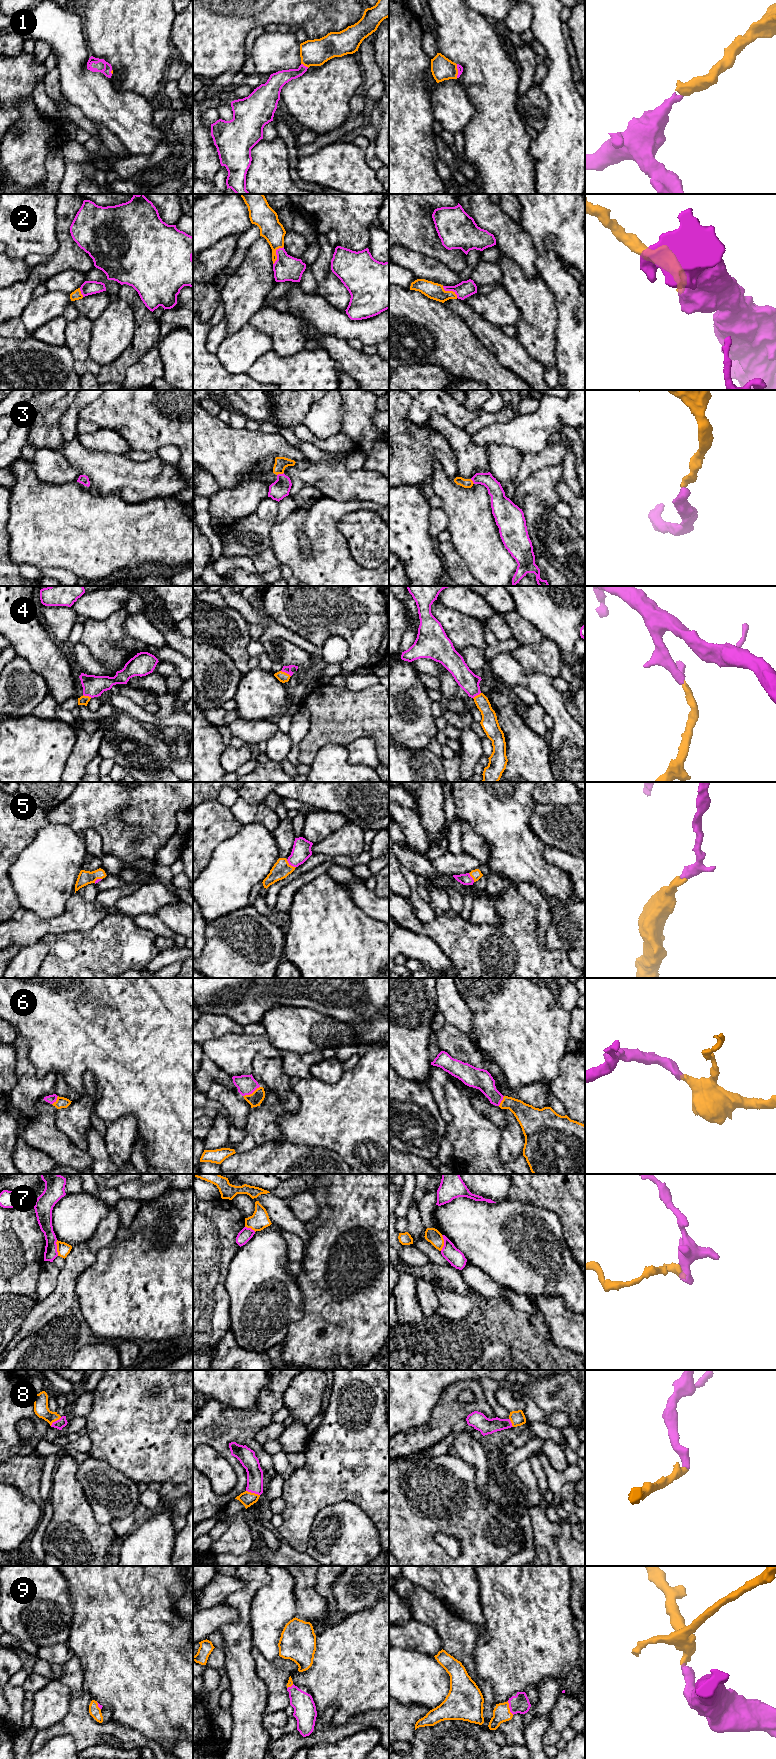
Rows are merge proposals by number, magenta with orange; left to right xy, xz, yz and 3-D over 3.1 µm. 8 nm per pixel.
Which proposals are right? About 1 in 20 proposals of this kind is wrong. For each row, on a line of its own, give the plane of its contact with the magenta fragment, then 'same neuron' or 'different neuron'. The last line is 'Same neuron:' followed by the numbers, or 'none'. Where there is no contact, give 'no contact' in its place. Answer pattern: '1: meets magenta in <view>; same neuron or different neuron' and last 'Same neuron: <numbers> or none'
1: meets magenta in xz; same neuron
2: meets magenta in xz; same neuron
3: meets magenta in xz; same neuron
4: meets magenta in xz; same neuron
5: meets magenta in xz; same neuron
6: meets magenta in xz; same neuron
7: meets magenta in xy; same neuron
8: meets magenta in xz; same neuron
9: meets magenta in yz; same neuron
Same neuron: 1, 2, 3, 4, 5, 6, 7, 8, 9

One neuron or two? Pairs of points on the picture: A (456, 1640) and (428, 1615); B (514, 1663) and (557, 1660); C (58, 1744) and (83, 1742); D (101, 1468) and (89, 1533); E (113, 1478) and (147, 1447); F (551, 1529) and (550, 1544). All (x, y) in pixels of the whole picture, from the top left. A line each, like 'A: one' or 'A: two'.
A: one
B: one
C: two
D: two
E: two
F: one

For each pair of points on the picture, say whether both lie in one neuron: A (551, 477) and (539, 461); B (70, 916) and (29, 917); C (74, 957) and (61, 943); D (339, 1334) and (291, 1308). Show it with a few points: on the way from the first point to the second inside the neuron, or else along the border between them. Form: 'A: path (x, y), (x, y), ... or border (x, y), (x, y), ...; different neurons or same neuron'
A: border (562, 461), (535, 469), (524, 480); different neurons
B: path (60, 924), (39, 924); same neuron
C: path (71, 954), (63, 946); same neuron
D: border (301, 1291), (302, 1315), (289, 1326), (287, 1331); different neurons

